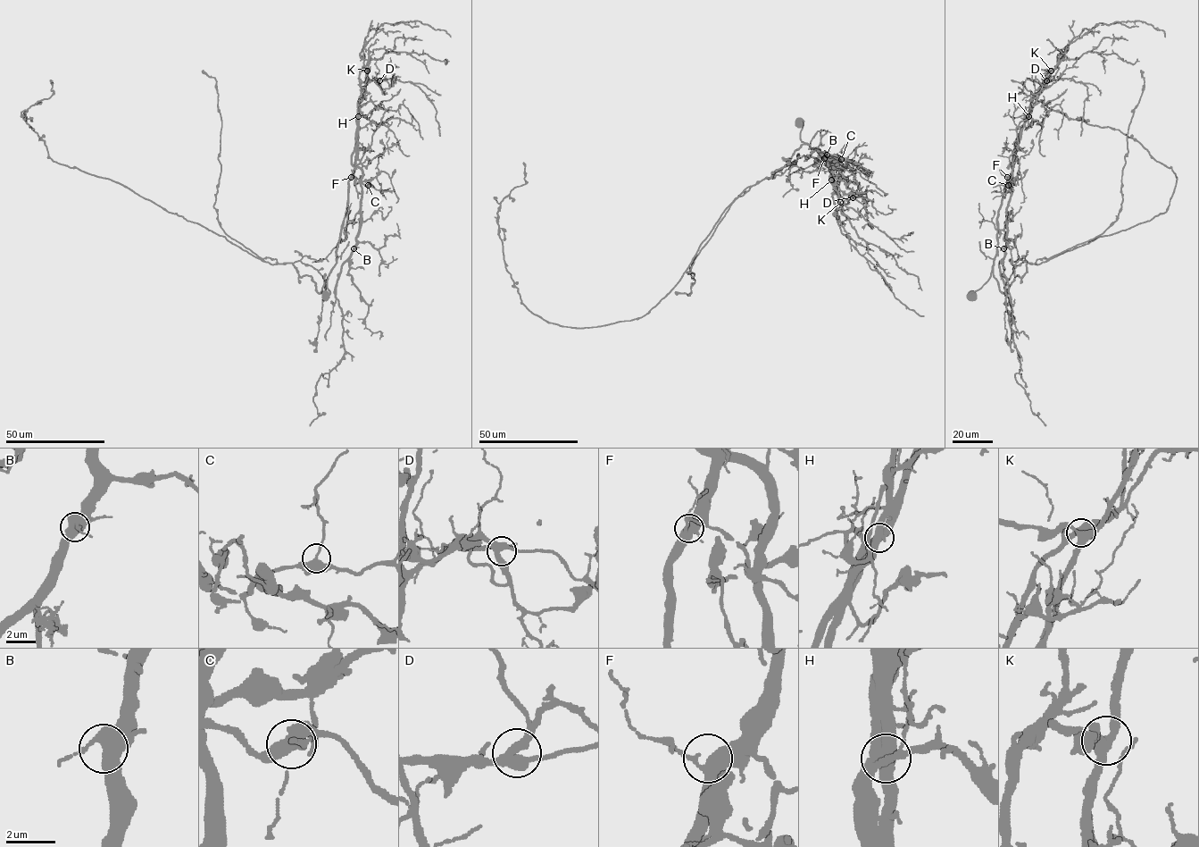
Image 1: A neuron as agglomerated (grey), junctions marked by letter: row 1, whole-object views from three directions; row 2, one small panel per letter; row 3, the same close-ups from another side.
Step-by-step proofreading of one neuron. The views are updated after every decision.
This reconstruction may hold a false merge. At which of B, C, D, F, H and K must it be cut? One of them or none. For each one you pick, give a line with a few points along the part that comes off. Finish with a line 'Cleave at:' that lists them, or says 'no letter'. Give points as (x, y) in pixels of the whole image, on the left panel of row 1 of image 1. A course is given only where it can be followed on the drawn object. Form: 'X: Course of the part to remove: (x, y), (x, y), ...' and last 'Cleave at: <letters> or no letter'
H: Course of the part to remove: (358, 116), (361, 228), (336, 285), (344, 357), (320, 376), (313, 398), (319, 415), (310, 426)
Cleave at: H

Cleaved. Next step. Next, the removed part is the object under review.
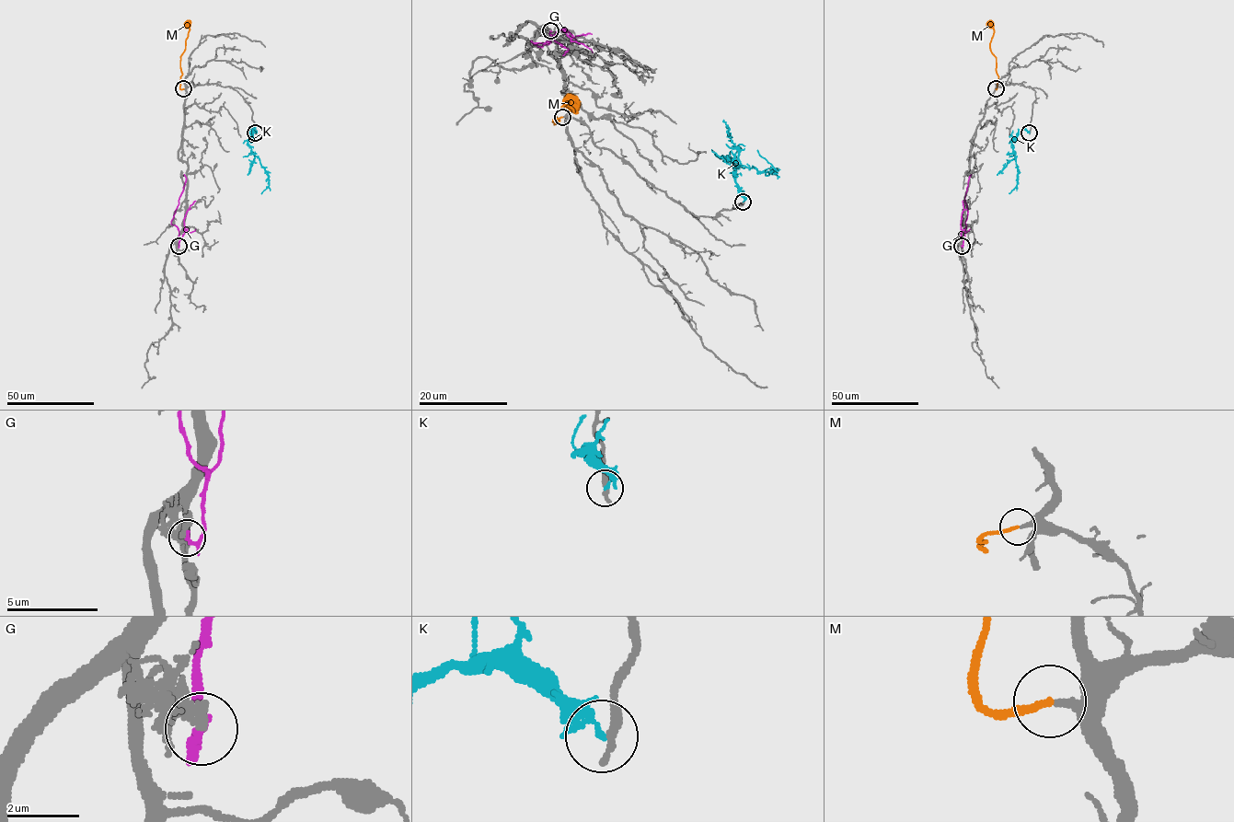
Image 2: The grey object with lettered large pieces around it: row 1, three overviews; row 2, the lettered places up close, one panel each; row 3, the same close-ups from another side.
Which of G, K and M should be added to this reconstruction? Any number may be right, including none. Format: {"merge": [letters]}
{"merge": ["M"]}

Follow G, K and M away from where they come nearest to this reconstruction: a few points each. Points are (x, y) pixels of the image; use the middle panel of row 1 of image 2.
G: (550, 31), (549, 40), (530, 41), (541, 47), (550, 42), (550, 39), (568, 49), (562, 55)
K: (743, 201), (735, 167), (723, 156), (739, 166), (755, 167), (758, 171), (776, 170), (757, 150)
M: (562, 117), (555, 123), (559, 121), (555, 114), (566, 103), (577, 111), (568, 106), (569, 100)

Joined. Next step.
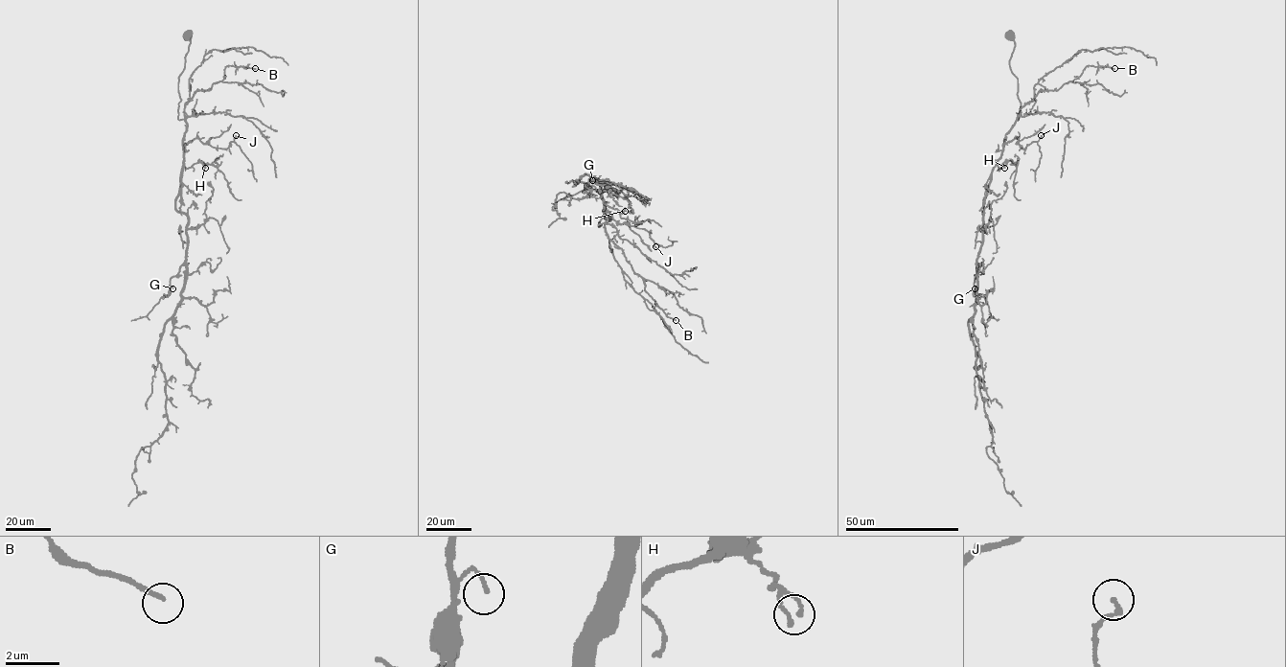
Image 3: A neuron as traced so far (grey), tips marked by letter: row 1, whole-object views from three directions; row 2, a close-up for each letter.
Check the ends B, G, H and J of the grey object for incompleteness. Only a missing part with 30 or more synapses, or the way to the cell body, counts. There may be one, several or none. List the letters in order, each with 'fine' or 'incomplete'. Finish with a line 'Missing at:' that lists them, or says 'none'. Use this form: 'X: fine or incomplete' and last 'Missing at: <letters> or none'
B: fine
G: fine
H: fine
J: fine
Missing at: none

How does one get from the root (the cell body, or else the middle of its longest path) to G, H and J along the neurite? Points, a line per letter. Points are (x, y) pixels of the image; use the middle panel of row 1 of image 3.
G: (608, 215), (610, 220), (605, 216), (599, 226), (607, 219), (601, 187), (608, 189), (605, 183), (592, 180)
H: (608, 215), (610, 220), (605, 216), (599, 221), (599, 226), (607, 219), (604, 203), (622, 213), (625, 211)
J: (608, 215), (610, 220), (605, 216), (599, 226), (607, 219), (607, 210), (619, 223), (646, 229), (655, 246)

